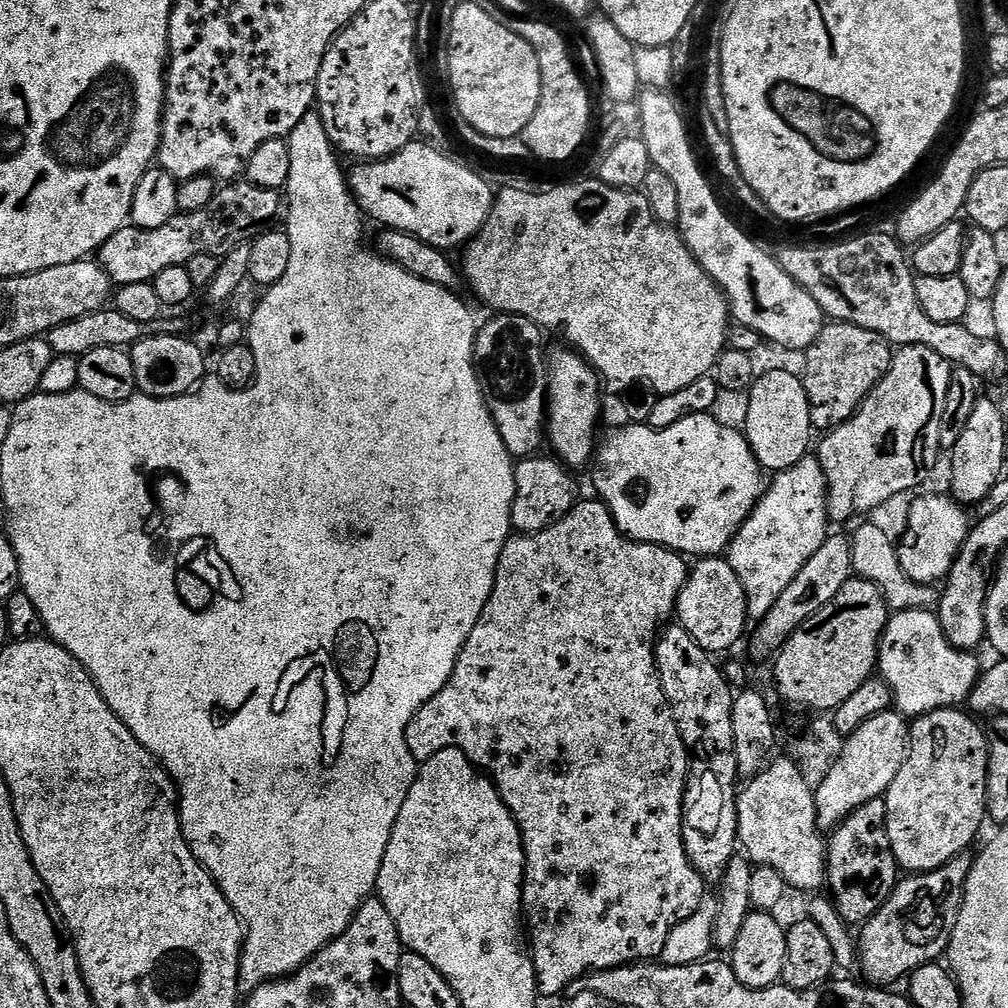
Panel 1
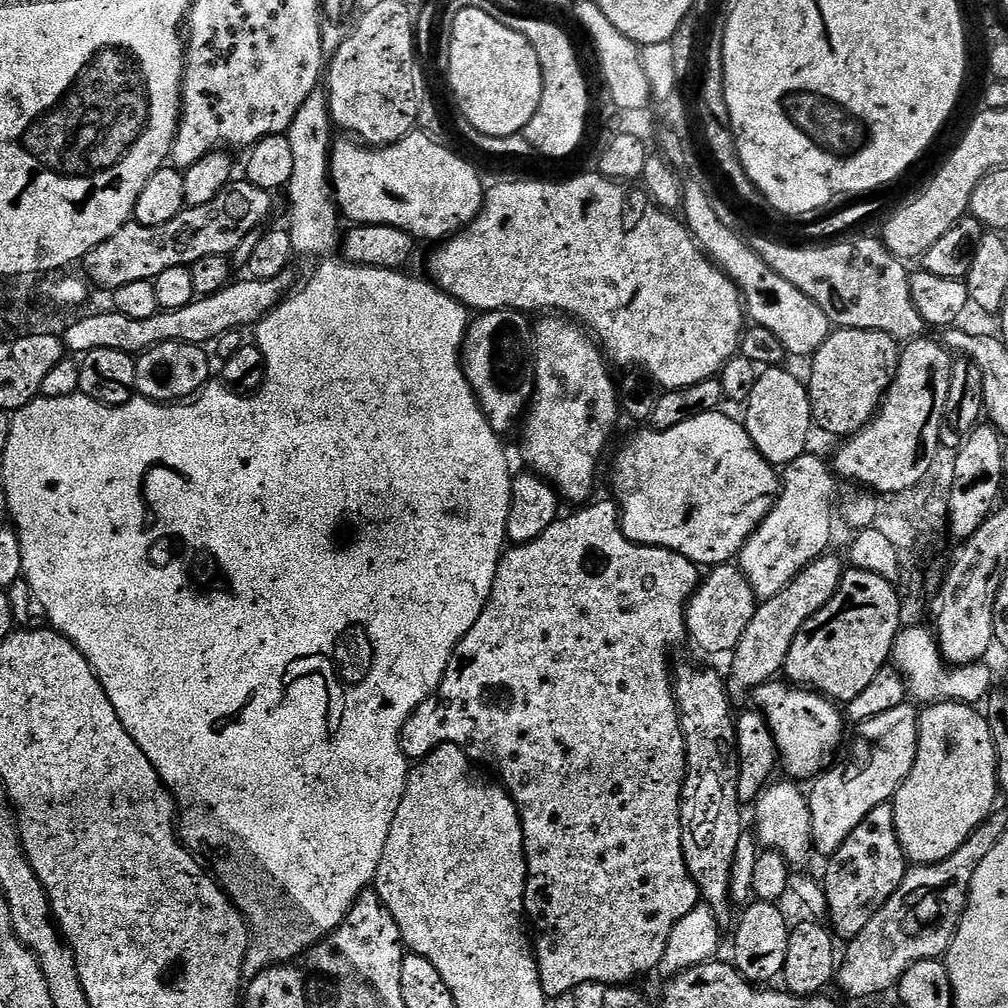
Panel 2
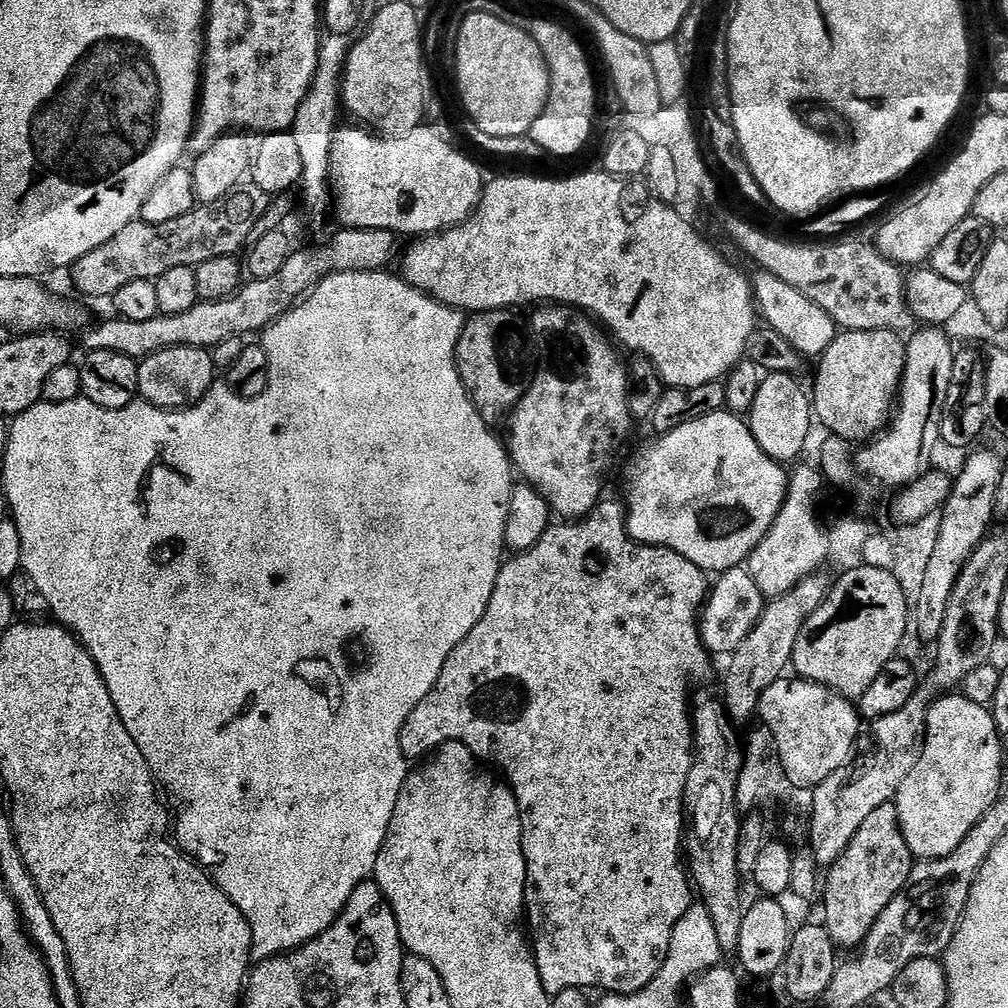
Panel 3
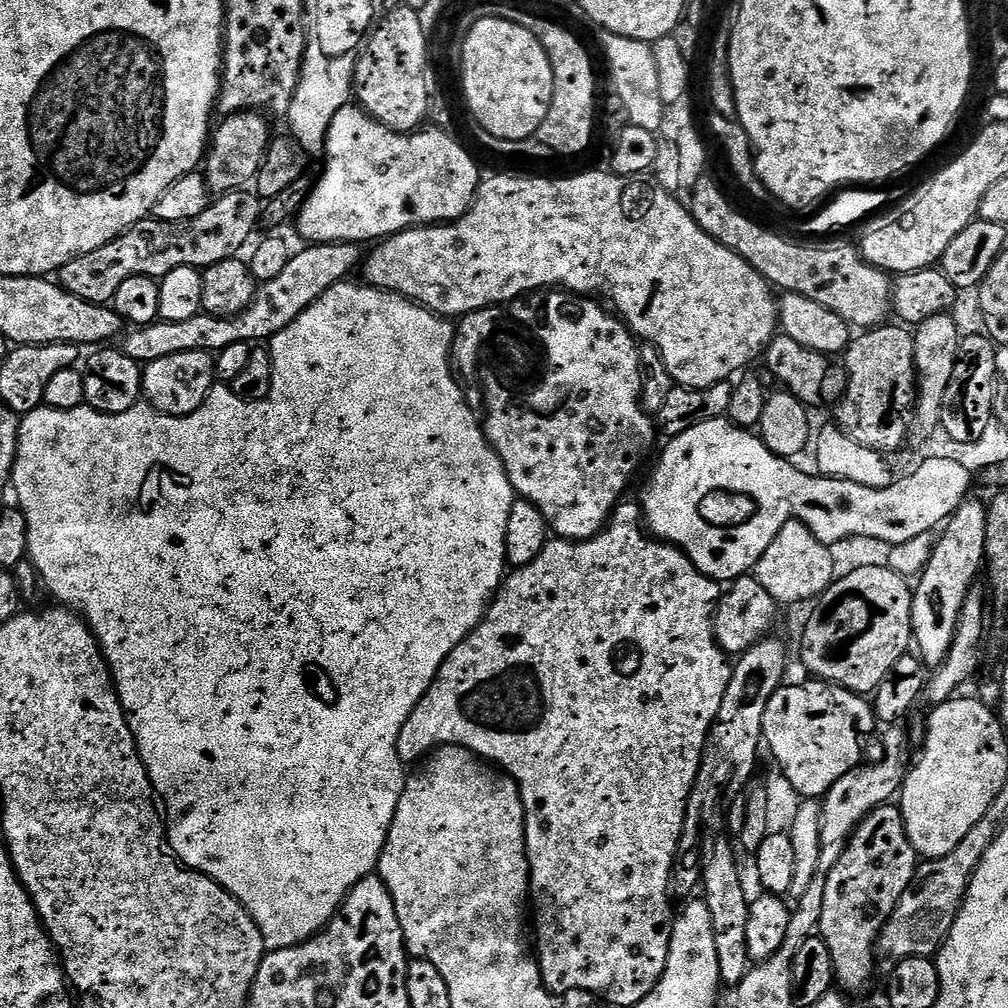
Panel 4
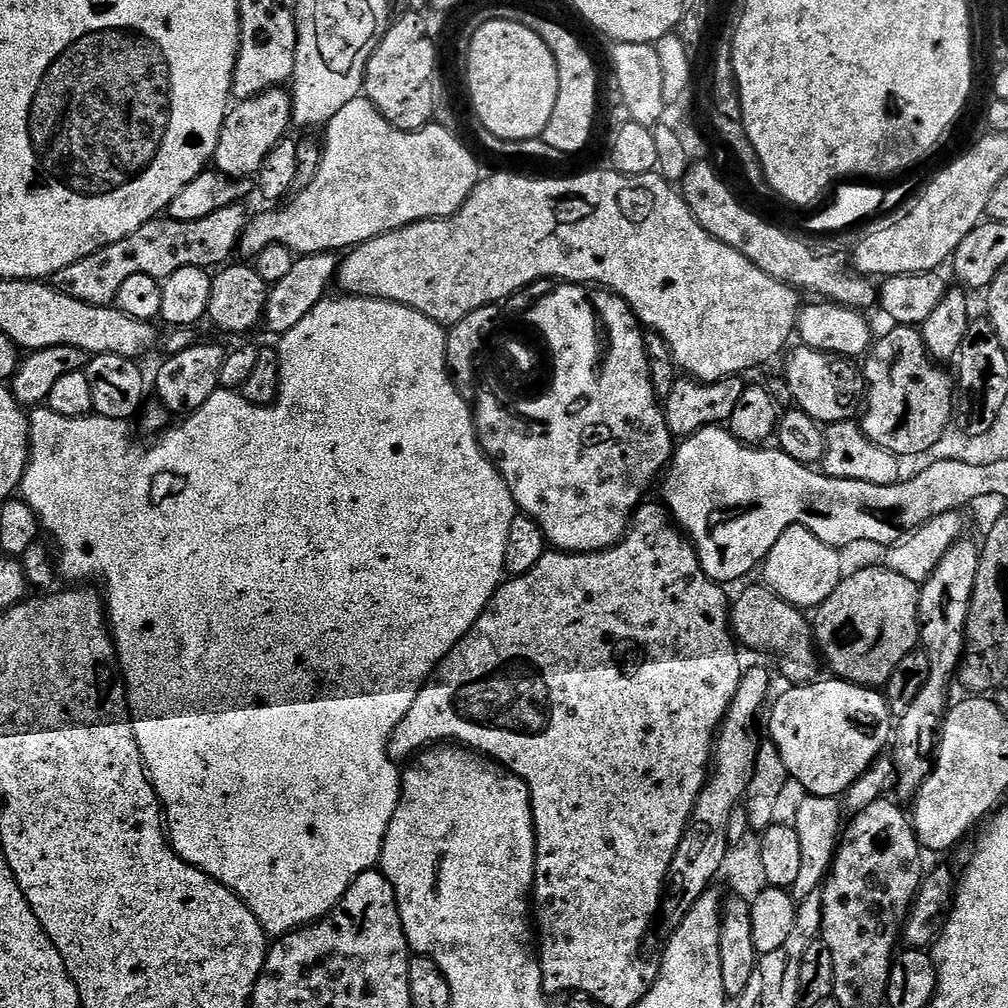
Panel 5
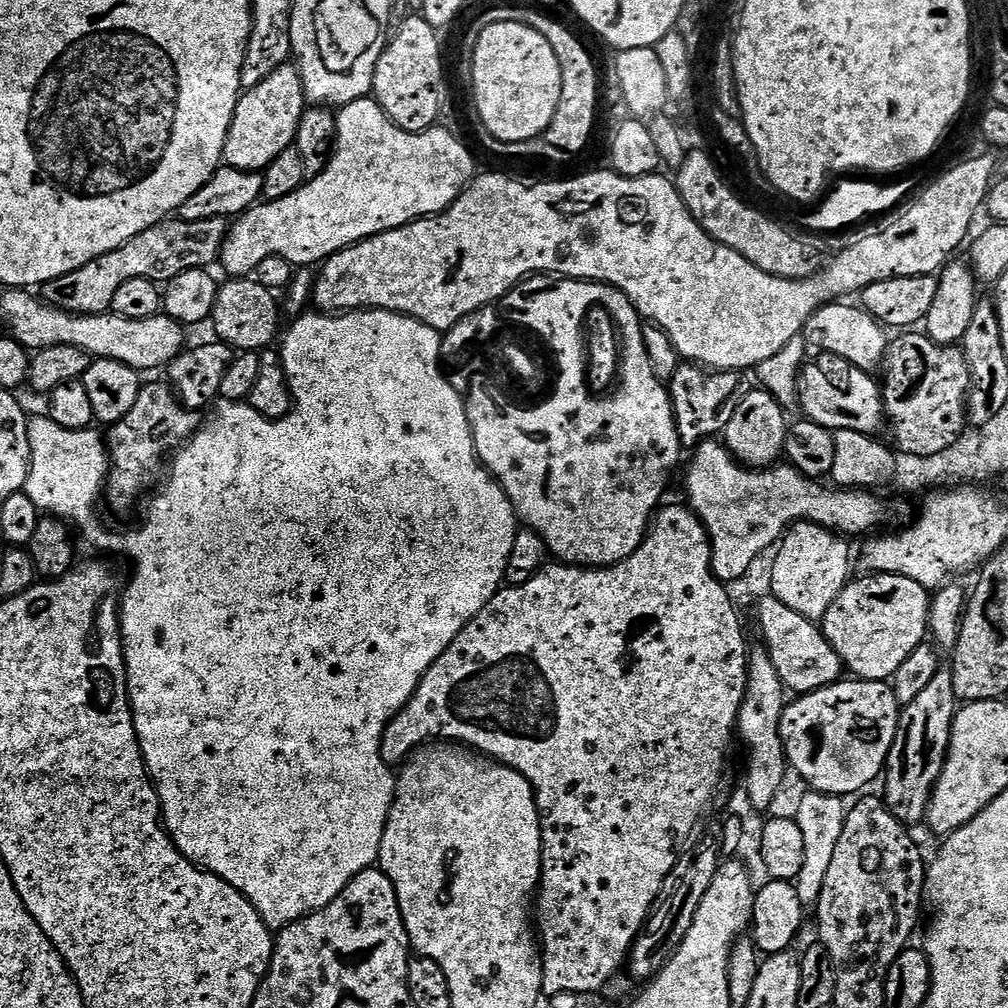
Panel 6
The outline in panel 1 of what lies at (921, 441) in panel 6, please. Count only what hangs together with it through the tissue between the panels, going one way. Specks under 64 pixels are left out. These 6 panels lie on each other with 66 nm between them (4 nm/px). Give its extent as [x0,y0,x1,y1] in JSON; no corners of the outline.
[802,323,893,430]

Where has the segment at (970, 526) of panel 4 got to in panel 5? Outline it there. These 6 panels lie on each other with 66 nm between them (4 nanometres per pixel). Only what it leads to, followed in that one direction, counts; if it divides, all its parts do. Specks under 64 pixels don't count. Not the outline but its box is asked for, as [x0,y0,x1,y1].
[890,538,980,801]

